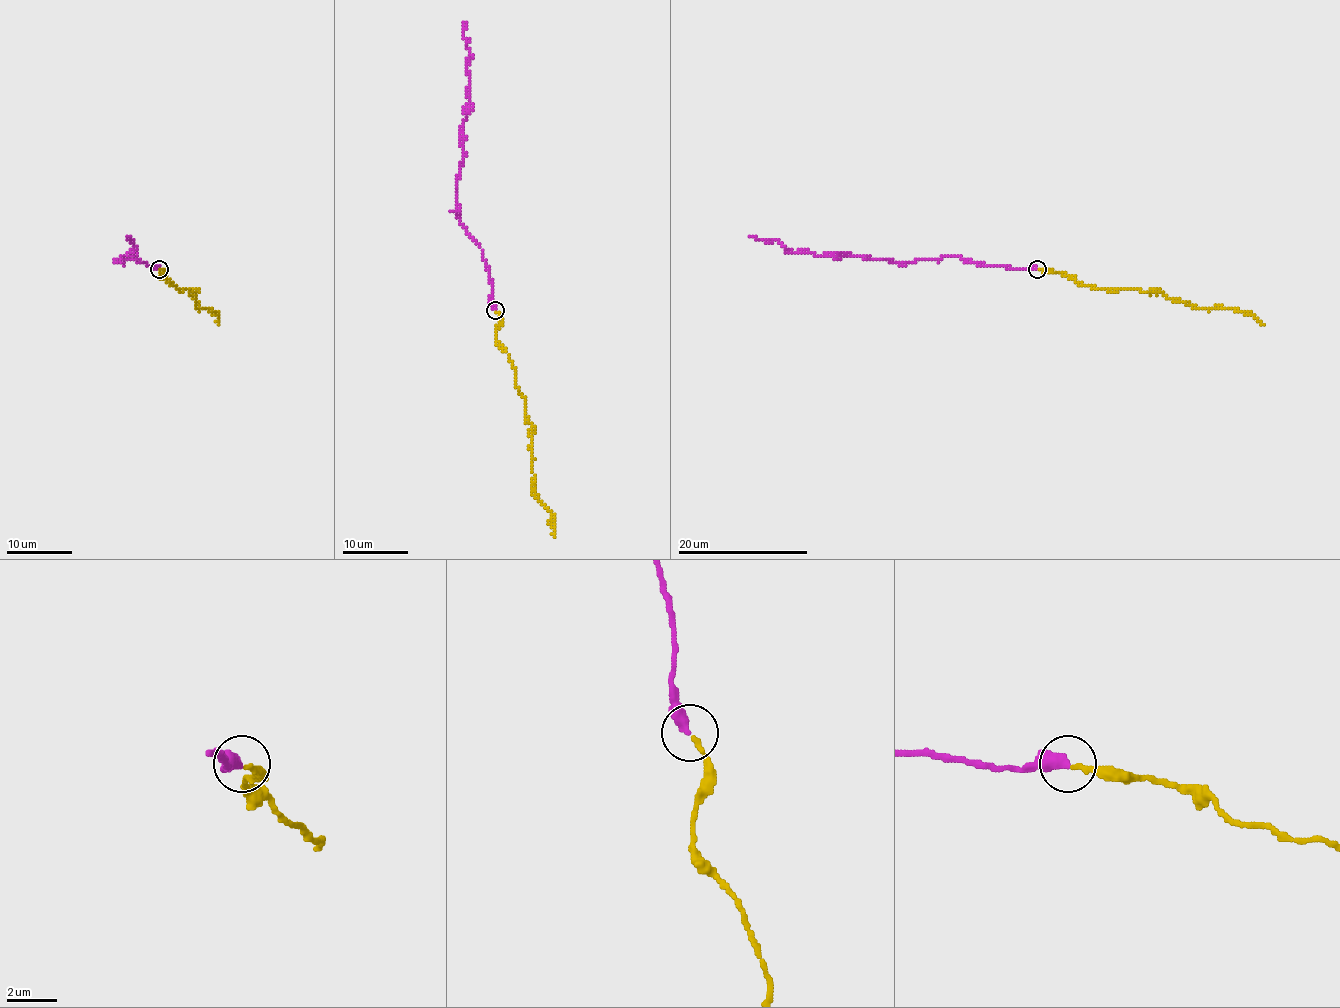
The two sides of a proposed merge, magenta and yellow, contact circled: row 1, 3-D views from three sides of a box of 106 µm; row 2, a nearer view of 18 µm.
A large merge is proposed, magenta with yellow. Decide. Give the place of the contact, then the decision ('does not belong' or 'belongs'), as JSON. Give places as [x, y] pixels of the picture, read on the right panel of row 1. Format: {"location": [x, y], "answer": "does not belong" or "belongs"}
{"location": [1037, 269], "answer": "belongs"}

